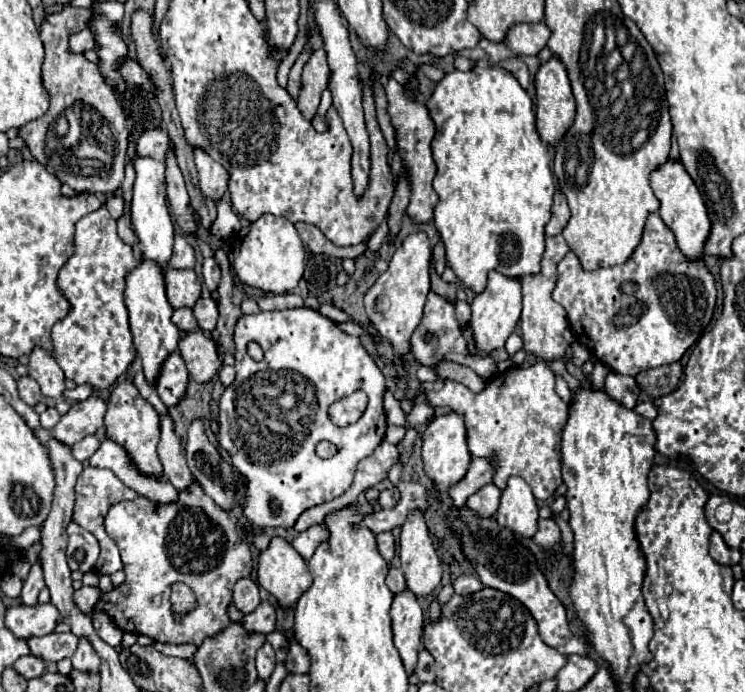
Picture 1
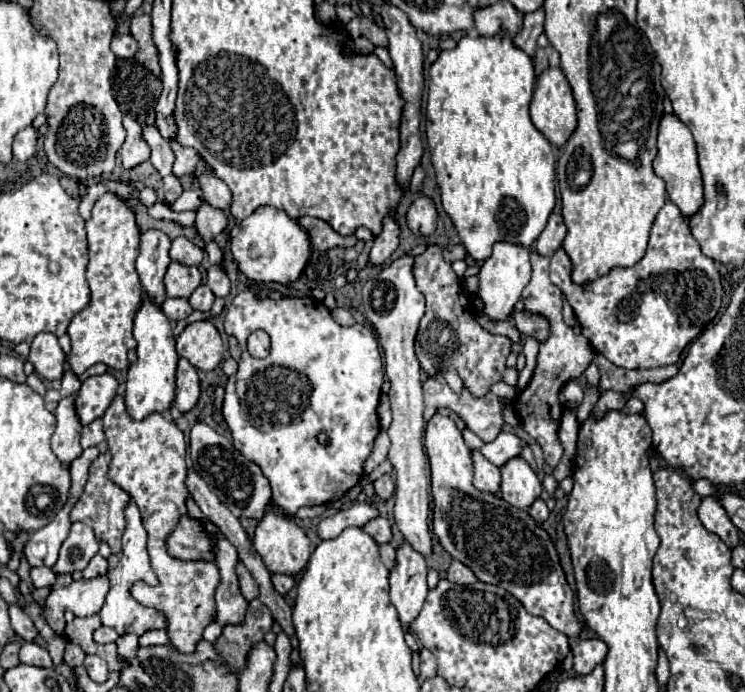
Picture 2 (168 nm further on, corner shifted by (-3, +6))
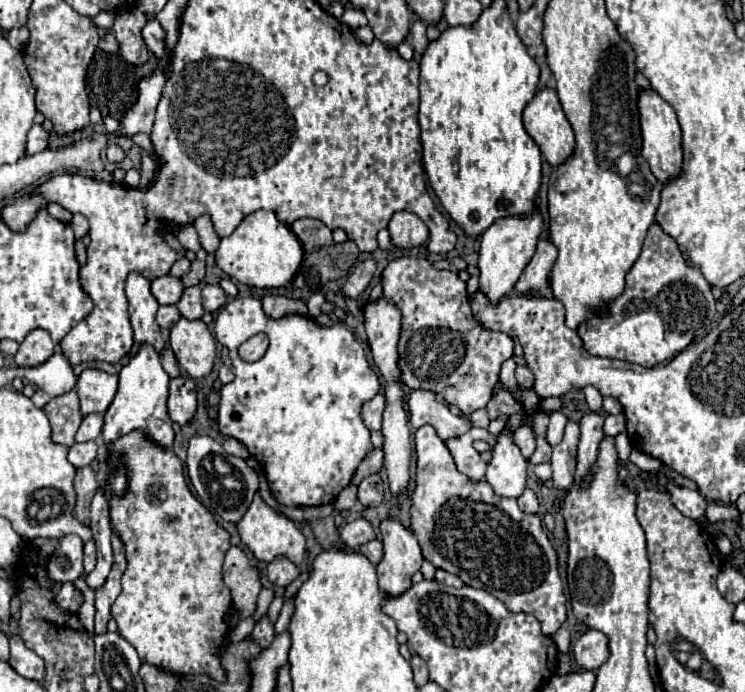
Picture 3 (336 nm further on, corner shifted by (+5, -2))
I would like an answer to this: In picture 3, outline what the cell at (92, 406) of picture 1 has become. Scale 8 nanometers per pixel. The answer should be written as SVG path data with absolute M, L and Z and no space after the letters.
M84 369L76 383L82 415L104 413L118 389L118 375L108 375L100 369Z

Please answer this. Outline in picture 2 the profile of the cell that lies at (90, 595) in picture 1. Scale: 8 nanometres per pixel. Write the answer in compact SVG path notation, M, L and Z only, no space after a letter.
M96 555L96 557L88 563L88 567L82 571L82 575L84 575L84 579L94 579L94 577L106 575L106 571L108 571L108 563L106 563L106 559L100 557L100 555Z

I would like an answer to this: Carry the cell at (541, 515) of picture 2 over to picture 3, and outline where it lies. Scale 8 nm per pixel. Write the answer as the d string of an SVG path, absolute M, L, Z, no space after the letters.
M526 487L524 493L518 497L518 507L524 513L538 513L538 499L536 499L536 493L530 487Z

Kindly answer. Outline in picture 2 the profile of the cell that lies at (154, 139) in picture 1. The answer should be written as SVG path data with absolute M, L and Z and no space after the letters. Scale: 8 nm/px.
M126 115L124 125L126 125L126 141L120 149L120 159L122 159L124 169L130 171L136 165L150 159L150 147L142 137L142 121L132 119L130 115Z

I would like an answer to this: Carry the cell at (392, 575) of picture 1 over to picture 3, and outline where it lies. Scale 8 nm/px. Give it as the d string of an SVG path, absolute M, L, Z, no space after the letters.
M372 539L364 545L358 547L358 551L372 563L372 565L378 565L378 561L382 559L382 543L378 539Z

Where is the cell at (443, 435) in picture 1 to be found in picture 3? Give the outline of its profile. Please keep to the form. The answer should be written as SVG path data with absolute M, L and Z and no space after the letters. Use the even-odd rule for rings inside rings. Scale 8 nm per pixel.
M422 425L416 435L416 489L412 491L410 523L412 531L420 543L422 557L430 561L436 569L458 575L466 585L474 589L484 589L496 599L506 603L508 611L530 613L540 625L542 633L554 635L558 627L566 621L566 597L562 591L562 581L558 575L558 555L548 539L546 529L538 513L524 513L518 509L516 499L498 497L487 481L473 483L456 469L450 451L444 441L434 433L430 425ZM478 503L490 503L494 509L476 509Z

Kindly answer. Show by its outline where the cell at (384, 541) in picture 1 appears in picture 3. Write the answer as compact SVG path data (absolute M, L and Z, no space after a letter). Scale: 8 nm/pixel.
M356 519L352 523L346 523L340 529L340 539L344 541L344 545L358 549L358 545L364 545L366 541L372 541L376 537L372 525L366 519Z

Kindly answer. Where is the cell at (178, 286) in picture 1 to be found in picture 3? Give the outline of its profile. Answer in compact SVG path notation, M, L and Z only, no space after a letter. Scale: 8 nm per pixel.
M164 275L152 281L152 295L156 297L156 301L160 305L174 305L178 303L178 299L182 297L184 285L178 277L172 275Z

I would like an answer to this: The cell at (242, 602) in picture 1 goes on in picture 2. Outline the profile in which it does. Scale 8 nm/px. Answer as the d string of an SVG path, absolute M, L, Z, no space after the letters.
M238 563L236 565L236 573L238 573L238 579L240 579L240 589L242 589L242 595L246 601L252 601L252 599L258 599L258 583L254 581L254 577L250 575L250 571Z

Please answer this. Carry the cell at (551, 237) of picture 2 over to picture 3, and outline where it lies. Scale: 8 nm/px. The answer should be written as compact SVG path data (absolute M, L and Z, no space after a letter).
M540 239L534 257L526 265L526 269L520 275L514 289L518 293L538 291L544 297L552 297L550 287L548 287L548 277L550 277L550 271L552 271L552 265L554 265L556 257L558 257L558 249L554 247L554 243Z

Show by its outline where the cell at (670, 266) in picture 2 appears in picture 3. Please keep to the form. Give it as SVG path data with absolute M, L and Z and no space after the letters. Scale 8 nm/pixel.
M654 223L648 229L644 249L626 275L624 293L610 303L608 315L592 317L578 327L584 349L596 357L622 359L642 367L654 367L674 359L696 337L708 315L716 319L714 295L702 273L688 267L678 245Z

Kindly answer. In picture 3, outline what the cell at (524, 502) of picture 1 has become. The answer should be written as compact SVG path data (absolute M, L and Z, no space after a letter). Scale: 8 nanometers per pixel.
M502 429L492 447L492 461L488 463L486 481L494 493L502 497L520 497L526 487L526 459L514 443L514 431Z

